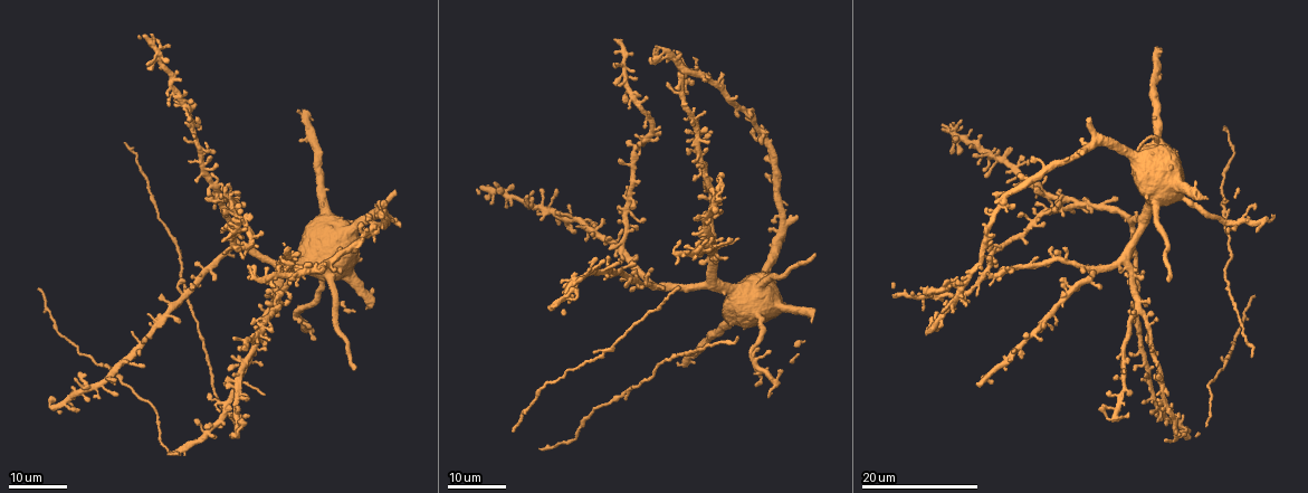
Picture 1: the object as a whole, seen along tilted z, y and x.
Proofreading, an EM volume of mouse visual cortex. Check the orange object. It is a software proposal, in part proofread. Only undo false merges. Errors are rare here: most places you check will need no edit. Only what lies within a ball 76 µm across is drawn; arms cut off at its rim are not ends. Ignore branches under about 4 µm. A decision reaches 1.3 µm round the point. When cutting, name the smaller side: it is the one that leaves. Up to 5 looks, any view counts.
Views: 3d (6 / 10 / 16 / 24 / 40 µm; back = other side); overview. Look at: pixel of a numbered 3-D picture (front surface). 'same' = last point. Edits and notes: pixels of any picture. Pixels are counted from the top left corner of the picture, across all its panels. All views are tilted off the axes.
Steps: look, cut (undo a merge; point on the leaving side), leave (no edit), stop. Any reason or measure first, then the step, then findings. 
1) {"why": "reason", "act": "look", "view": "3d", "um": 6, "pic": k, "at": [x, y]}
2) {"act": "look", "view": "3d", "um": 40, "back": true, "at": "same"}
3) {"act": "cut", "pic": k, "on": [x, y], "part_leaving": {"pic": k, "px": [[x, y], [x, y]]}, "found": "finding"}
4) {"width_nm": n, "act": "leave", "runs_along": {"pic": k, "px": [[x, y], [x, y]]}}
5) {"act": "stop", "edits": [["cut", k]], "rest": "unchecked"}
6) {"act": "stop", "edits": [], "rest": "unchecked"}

{"why": "branch point", "act": "look", "view": "3d", "um": 24, "pic": 1, "at": [1137, 313]}

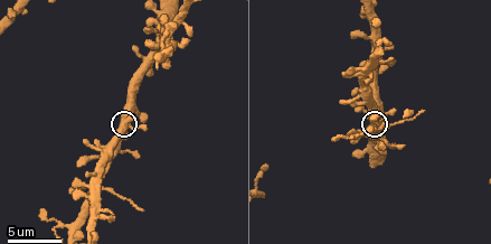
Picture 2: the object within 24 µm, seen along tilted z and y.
{"why": "zoom in", "act": "look", "view": "3d", "um": 6, "at": "same"}

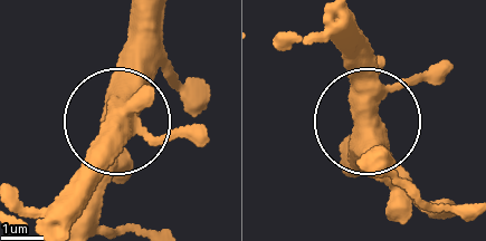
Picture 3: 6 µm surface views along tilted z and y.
{"side_arm_um": 23, "act": "leave", "found": "all the same cell"}

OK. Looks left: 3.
{"why": "thick turns thin", "act": "look", "view": "3d", "um": 16, "pic": 1, "at": [996, 274]}

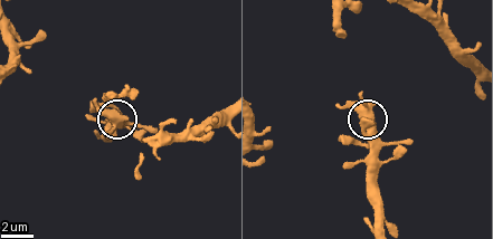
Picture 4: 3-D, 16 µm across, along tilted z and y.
{"act": "look", "view": "3d", "um": 6, "at": "same"}

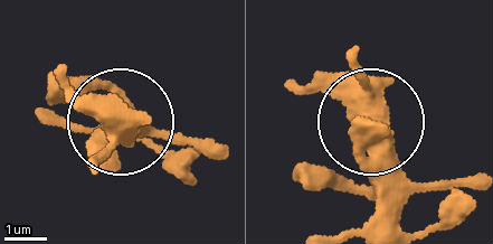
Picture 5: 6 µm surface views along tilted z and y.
{"width_nm": 430, "act": "leave", "found": "one cell here"}

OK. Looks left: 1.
{"act": "stop", "edits": [], "rest": "unchecked"}

